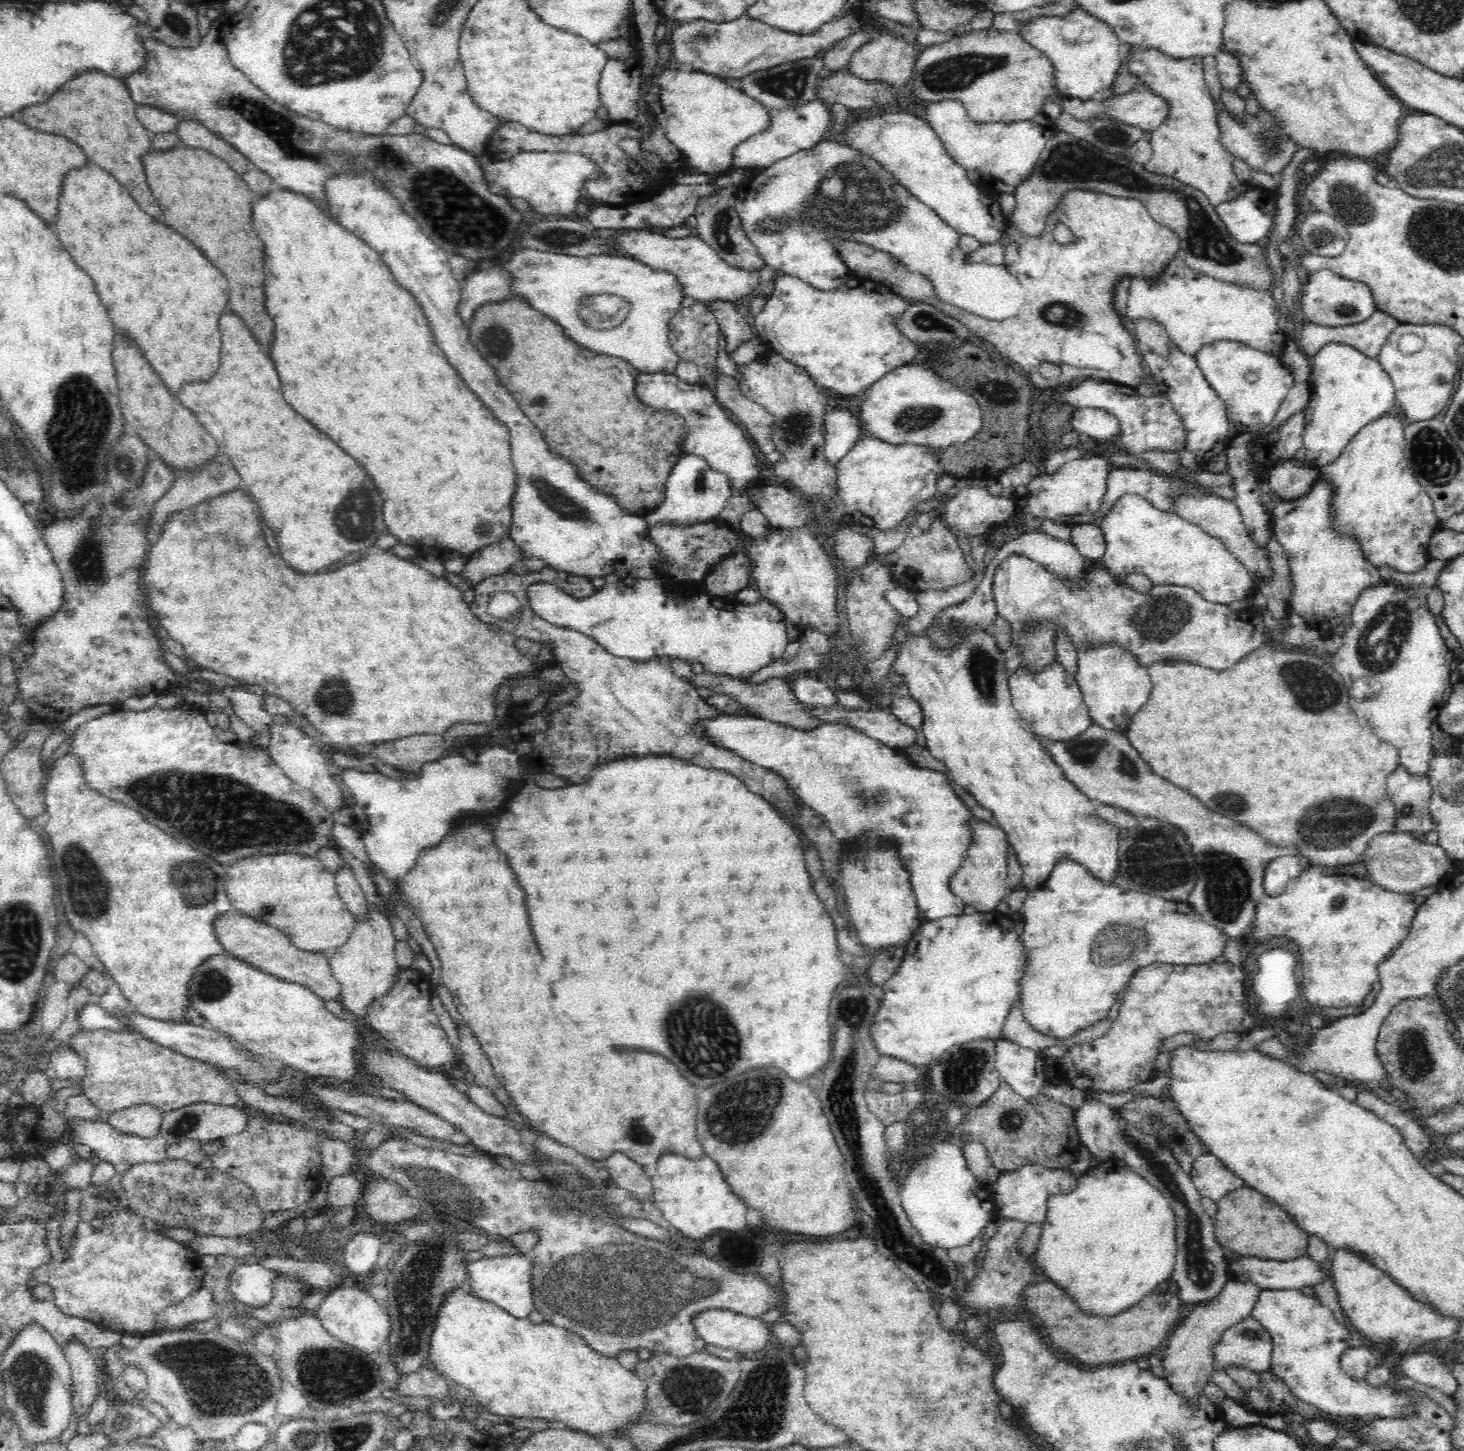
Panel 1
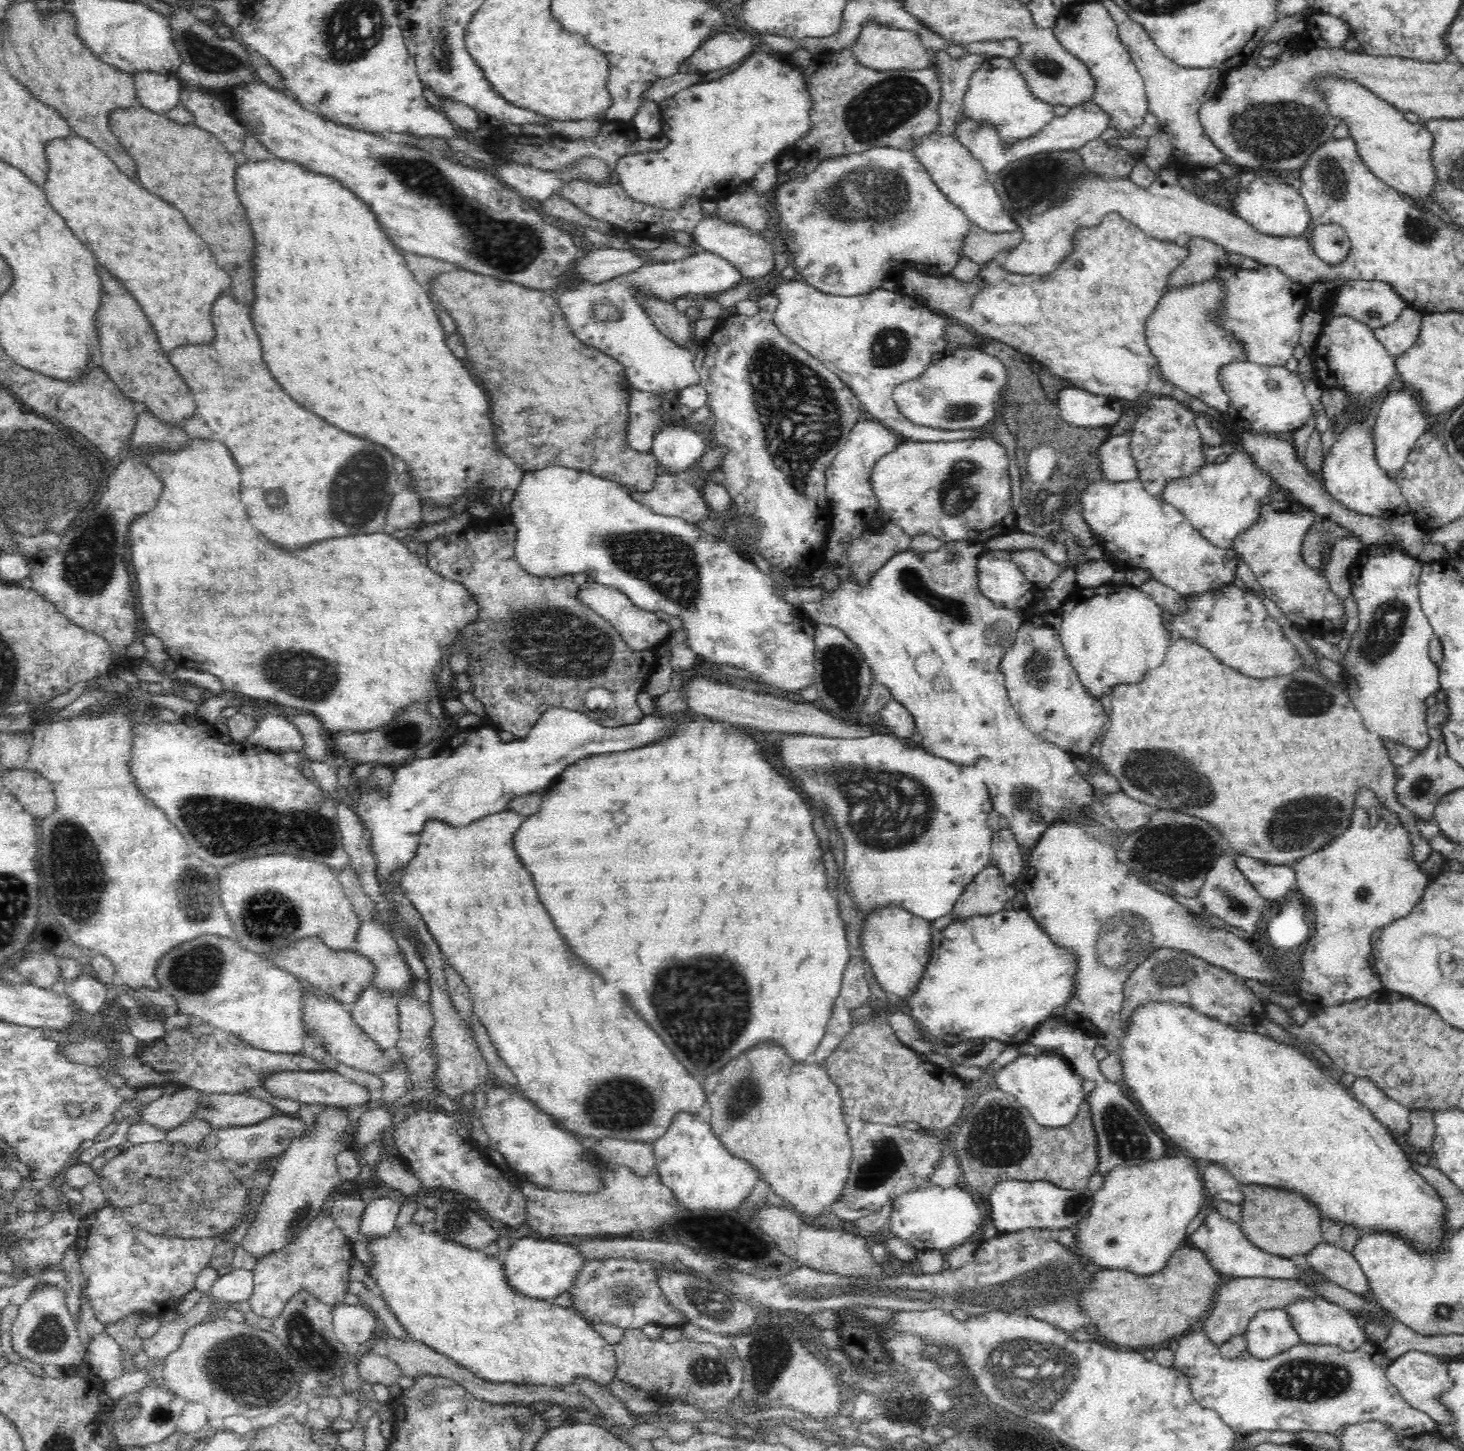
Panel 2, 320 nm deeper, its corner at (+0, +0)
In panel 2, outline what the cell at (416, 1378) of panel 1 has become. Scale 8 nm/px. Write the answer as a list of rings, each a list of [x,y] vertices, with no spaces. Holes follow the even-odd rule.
[[[373,1352],[362,1355],[357,1361],[356,1374],[359,1374],[364,1381],[369,1383],[380,1383],[390,1386],[403,1376],[397,1362],[386,1355],[380,1356]]]

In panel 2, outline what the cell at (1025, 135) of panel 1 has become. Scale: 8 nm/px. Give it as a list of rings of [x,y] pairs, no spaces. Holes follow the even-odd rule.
[[[991,57],[972,74],[960,116],[970,117],[978,123],[992,123],[998,129],[1000,141],[1008,146],[1042,130],[1055,114],[1054,105],[1032,95],[1032,91],[1026,85],[1026,79],[1020,75],[1012,59]]]

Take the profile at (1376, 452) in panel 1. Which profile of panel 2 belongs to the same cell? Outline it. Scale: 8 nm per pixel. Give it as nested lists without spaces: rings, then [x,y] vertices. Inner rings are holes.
[[[1408,388],[1389,393],[1379,407],[1374,424],[1374,455],[1378,465],[1390,475],[1390,479],[1395,480],[1416,441],[1428,430],[1428,420],[1432,419],[1426,414],[1418,396]]]

